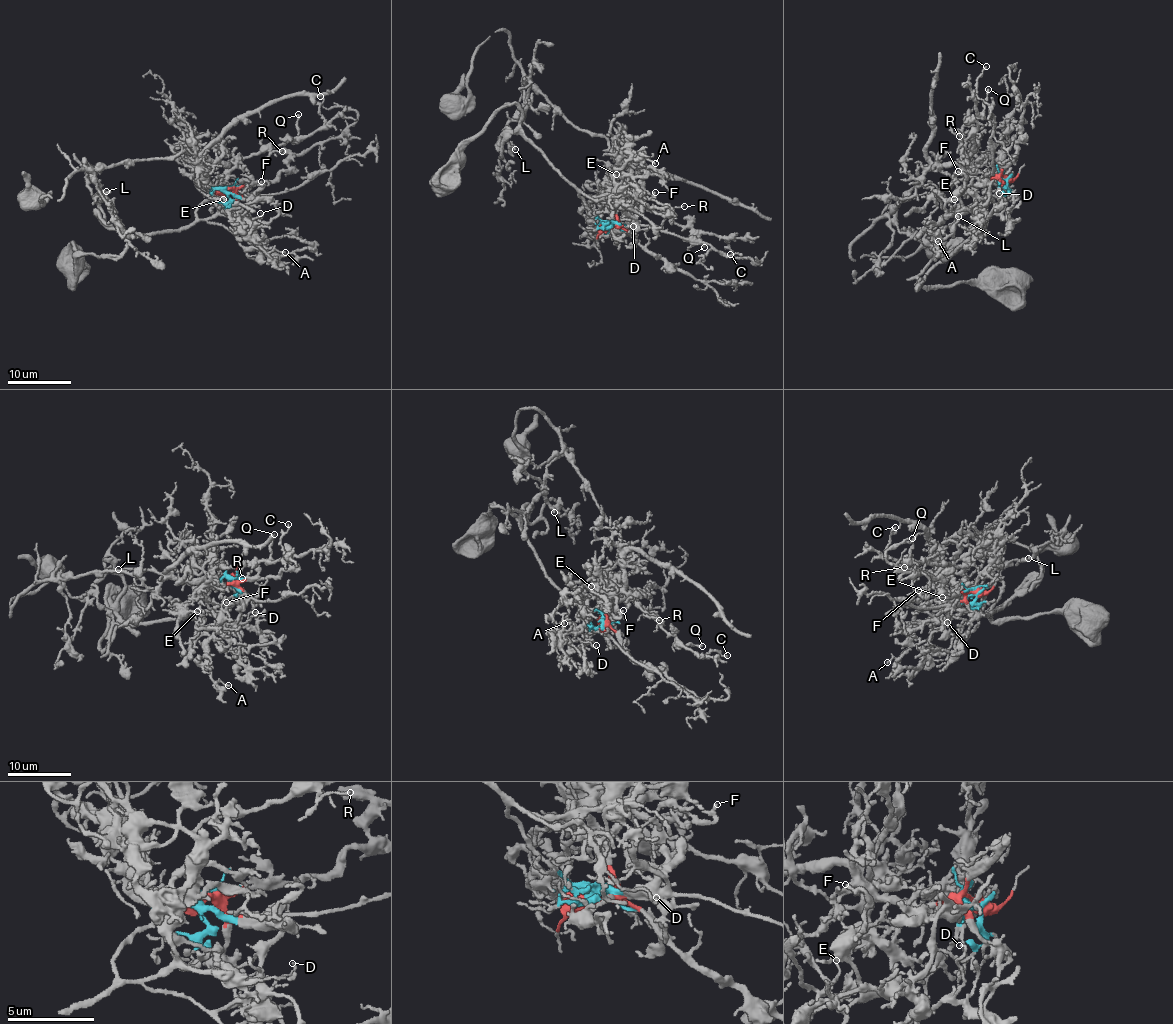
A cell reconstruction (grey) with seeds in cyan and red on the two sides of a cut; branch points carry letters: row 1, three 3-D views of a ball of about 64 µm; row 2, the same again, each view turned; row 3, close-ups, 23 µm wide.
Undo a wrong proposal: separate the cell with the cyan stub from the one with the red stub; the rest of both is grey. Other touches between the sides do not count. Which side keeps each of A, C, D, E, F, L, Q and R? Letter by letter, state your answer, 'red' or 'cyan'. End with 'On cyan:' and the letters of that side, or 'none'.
A: cyan
C: red
D: cyan
E: cyan
F: cyan
L: cyan
Q: red
R: red
On cyan: A, D, E, F, L

